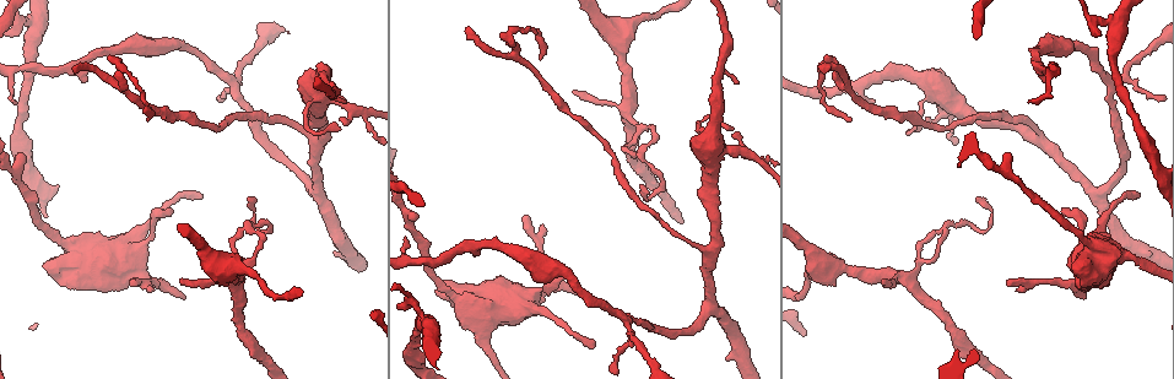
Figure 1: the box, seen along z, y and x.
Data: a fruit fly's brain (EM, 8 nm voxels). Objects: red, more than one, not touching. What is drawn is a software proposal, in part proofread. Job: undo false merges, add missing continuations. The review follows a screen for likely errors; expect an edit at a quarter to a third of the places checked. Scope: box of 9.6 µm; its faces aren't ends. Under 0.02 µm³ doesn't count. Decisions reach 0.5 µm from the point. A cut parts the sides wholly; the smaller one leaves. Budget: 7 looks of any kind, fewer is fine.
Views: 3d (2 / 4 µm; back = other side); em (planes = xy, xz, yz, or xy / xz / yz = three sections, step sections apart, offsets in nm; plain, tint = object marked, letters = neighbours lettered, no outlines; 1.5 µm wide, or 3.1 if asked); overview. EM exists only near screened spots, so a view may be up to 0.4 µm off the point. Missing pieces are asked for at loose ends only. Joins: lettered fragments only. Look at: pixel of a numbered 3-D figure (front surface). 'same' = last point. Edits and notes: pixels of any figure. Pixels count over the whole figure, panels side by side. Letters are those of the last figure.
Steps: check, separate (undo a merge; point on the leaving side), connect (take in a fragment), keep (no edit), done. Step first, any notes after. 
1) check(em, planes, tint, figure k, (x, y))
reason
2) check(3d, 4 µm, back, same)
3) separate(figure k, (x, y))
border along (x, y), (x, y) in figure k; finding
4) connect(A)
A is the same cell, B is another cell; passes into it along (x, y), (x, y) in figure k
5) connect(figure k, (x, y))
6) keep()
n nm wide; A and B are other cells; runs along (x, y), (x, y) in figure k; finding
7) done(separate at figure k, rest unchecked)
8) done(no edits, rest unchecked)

check(em, xz, step 8, tint, figure 1, (561, 278))

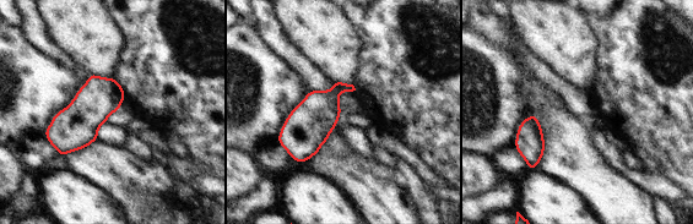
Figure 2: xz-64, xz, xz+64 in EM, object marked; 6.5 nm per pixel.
check(em, planes, letters, same)
cut it another way

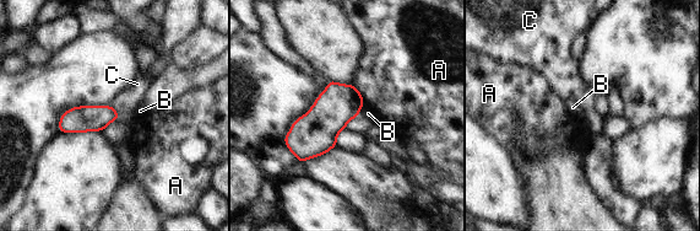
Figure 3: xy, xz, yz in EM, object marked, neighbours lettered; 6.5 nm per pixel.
keep()
180 nm wide; A, B and C are other cells; border along (358, 114), (346, 127) in figure 3; no lettered fragment goes on from it

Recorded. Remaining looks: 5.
check(3d, 4 µm, figure 1, (59, 283))
thick end

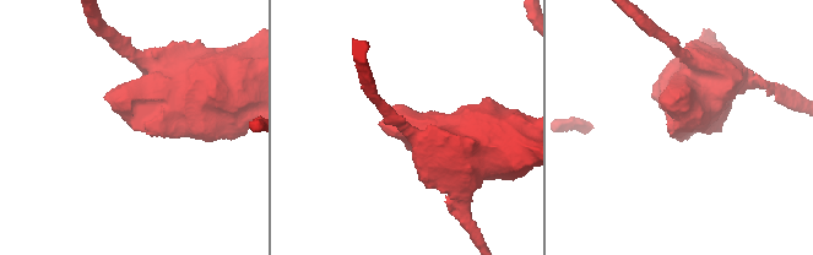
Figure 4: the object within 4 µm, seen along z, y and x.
check(em, xy, step 8, tint, figure 4, (137, 130))

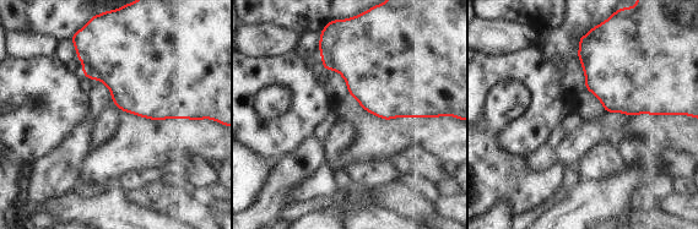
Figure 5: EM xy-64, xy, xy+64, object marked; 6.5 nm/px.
check(em, planes, letters, same)
cut it another way

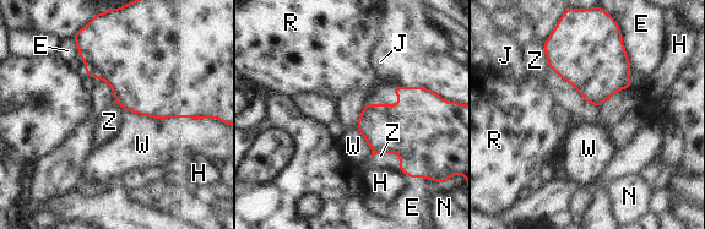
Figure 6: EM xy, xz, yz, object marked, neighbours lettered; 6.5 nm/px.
keep()
E, H, J, N, R, W and Z are other cells; border along (121, 107), (151, 118), (224, 123) in figure 6; no lettered fragment goes on from it

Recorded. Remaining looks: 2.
check(em, planes, letters, figure 1, (514, 30))
abrupt turn

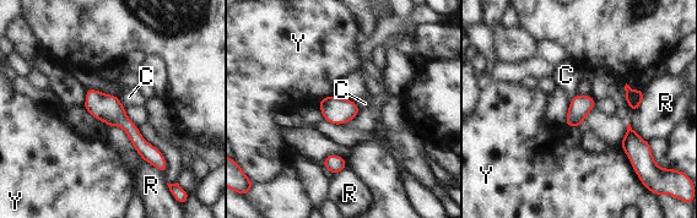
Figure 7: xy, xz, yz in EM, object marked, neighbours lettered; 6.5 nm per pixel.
keep()
140 nm wide; C, R and Y are other cells; border along (82, 107), (107, 125) in figure 7; continuous, no second neuron

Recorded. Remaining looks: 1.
done(no edits, rest unchecked)

